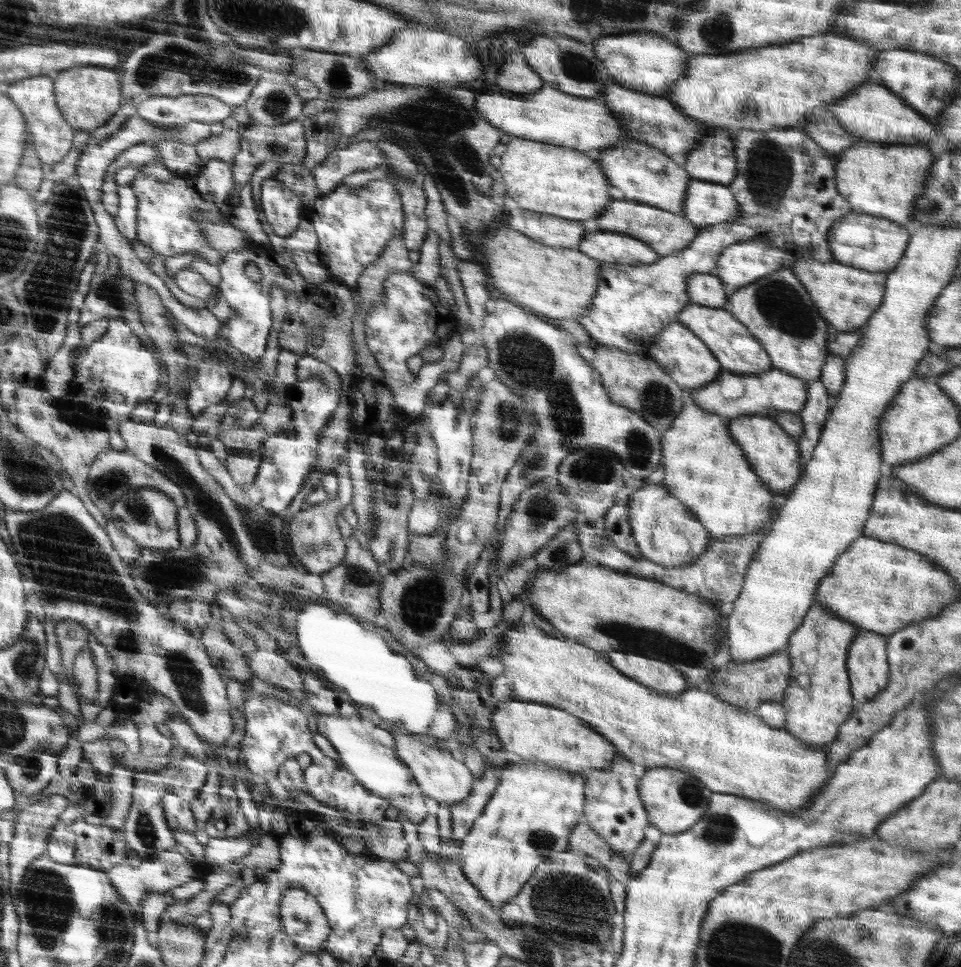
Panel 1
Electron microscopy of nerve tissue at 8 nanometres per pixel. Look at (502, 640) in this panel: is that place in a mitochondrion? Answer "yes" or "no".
no

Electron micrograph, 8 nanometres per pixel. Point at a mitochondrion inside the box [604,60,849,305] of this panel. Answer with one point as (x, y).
(770, 173)

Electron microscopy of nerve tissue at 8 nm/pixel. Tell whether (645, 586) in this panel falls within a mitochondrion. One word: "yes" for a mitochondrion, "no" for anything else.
no

